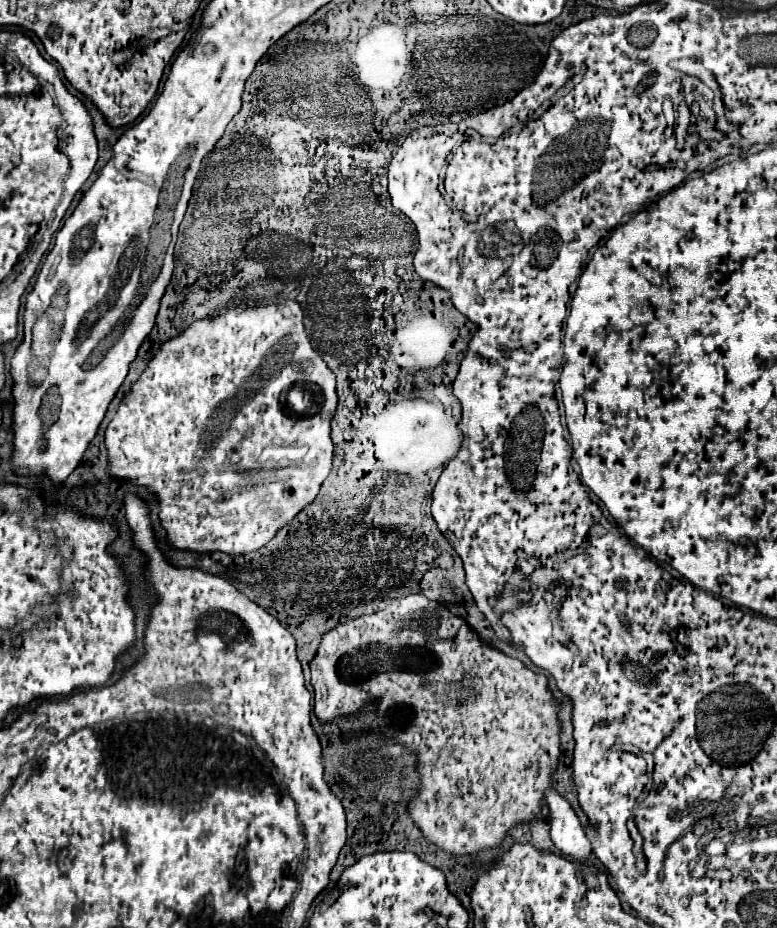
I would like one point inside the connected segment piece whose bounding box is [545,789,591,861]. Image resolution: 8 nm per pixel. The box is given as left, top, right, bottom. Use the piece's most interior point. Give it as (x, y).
(569, 837)

